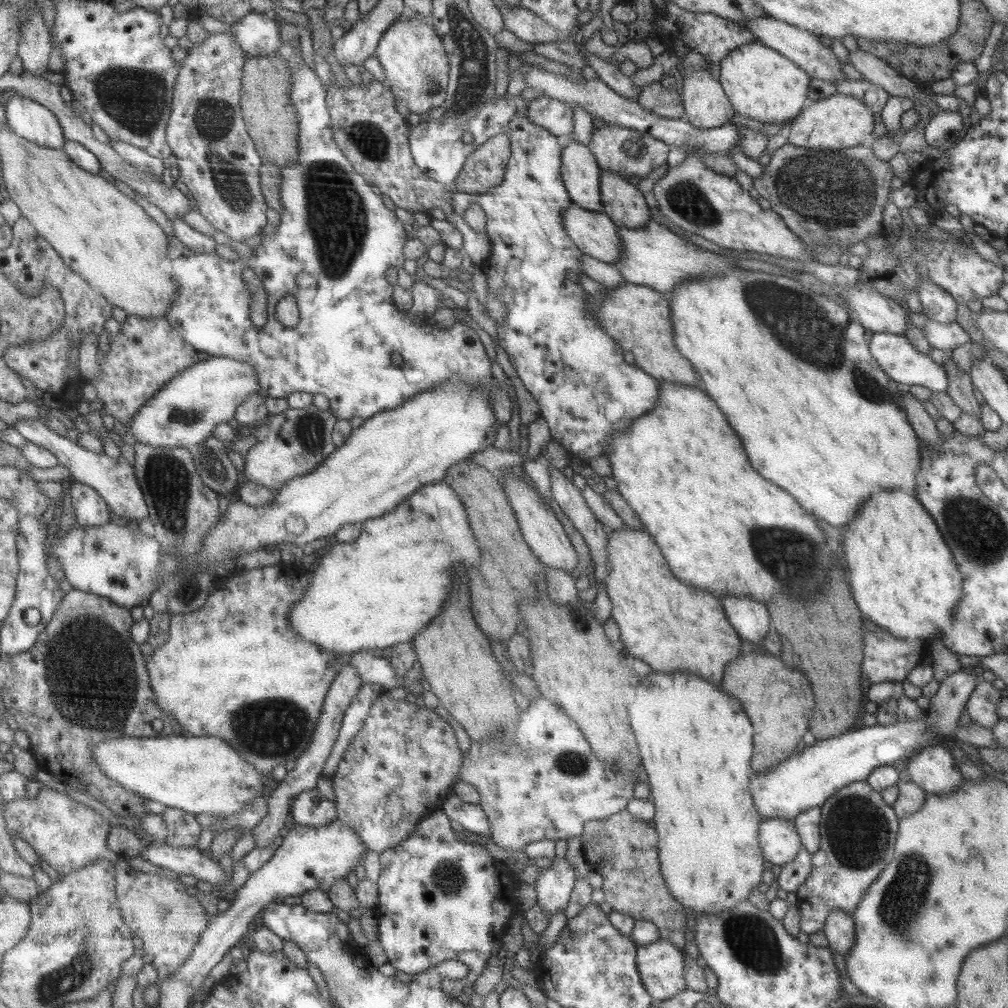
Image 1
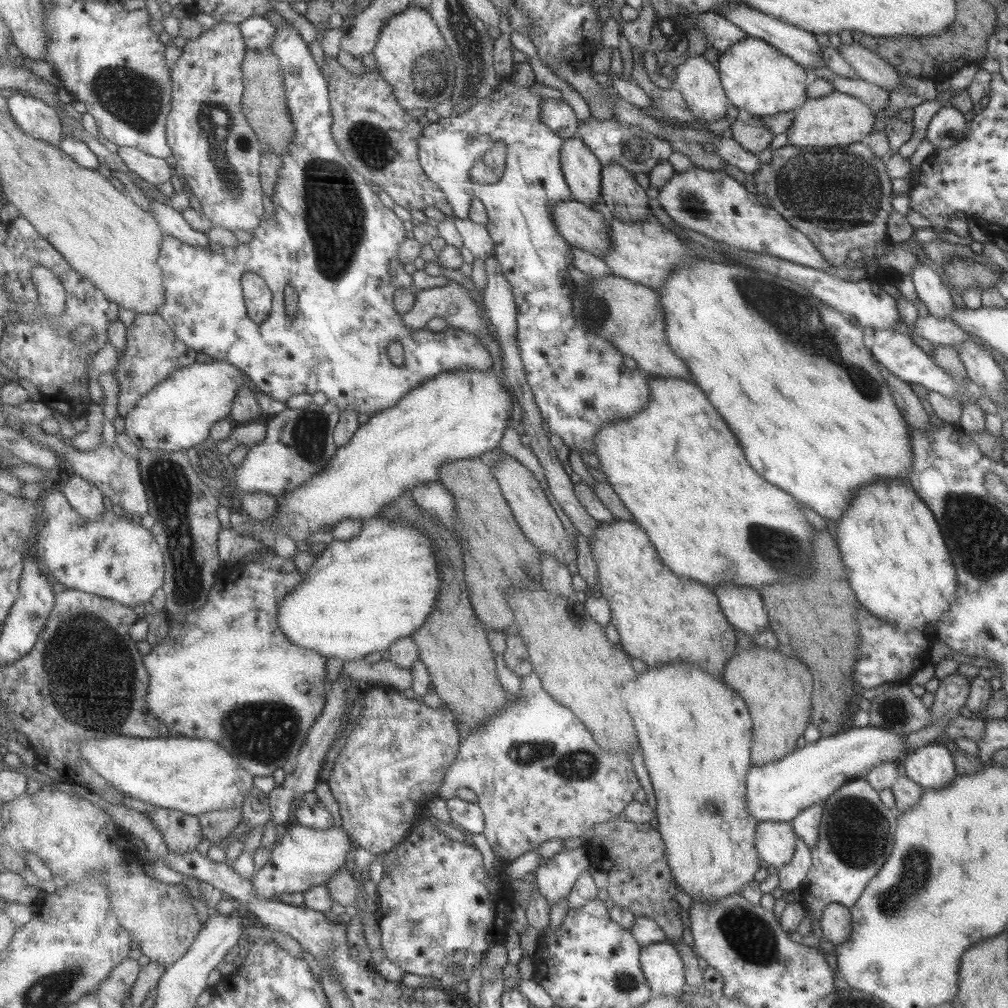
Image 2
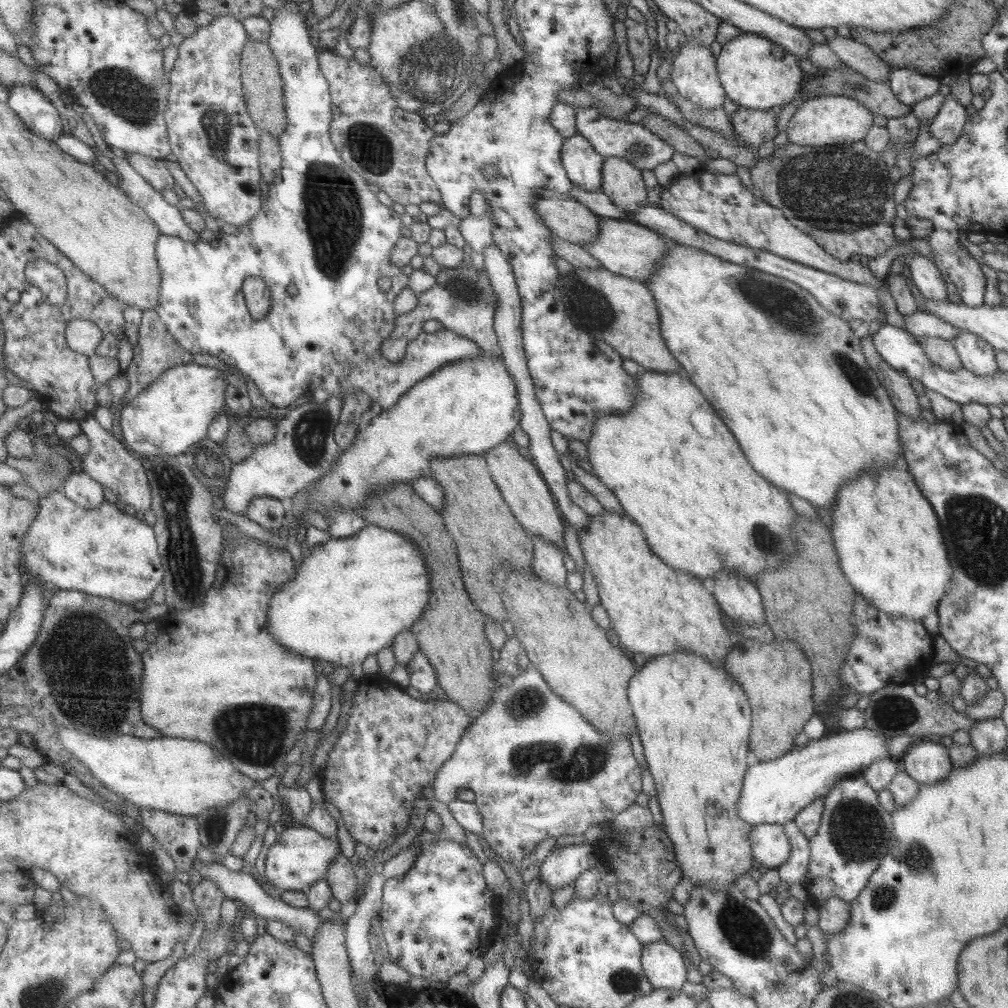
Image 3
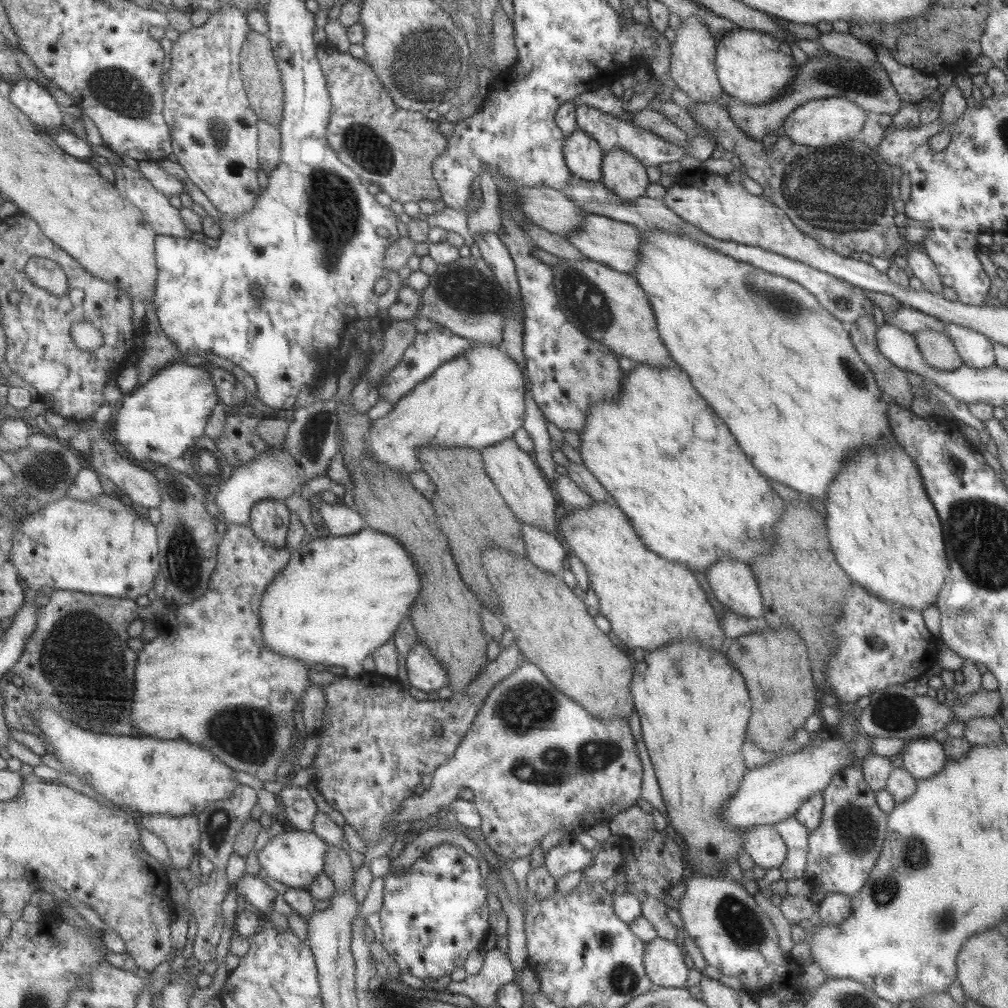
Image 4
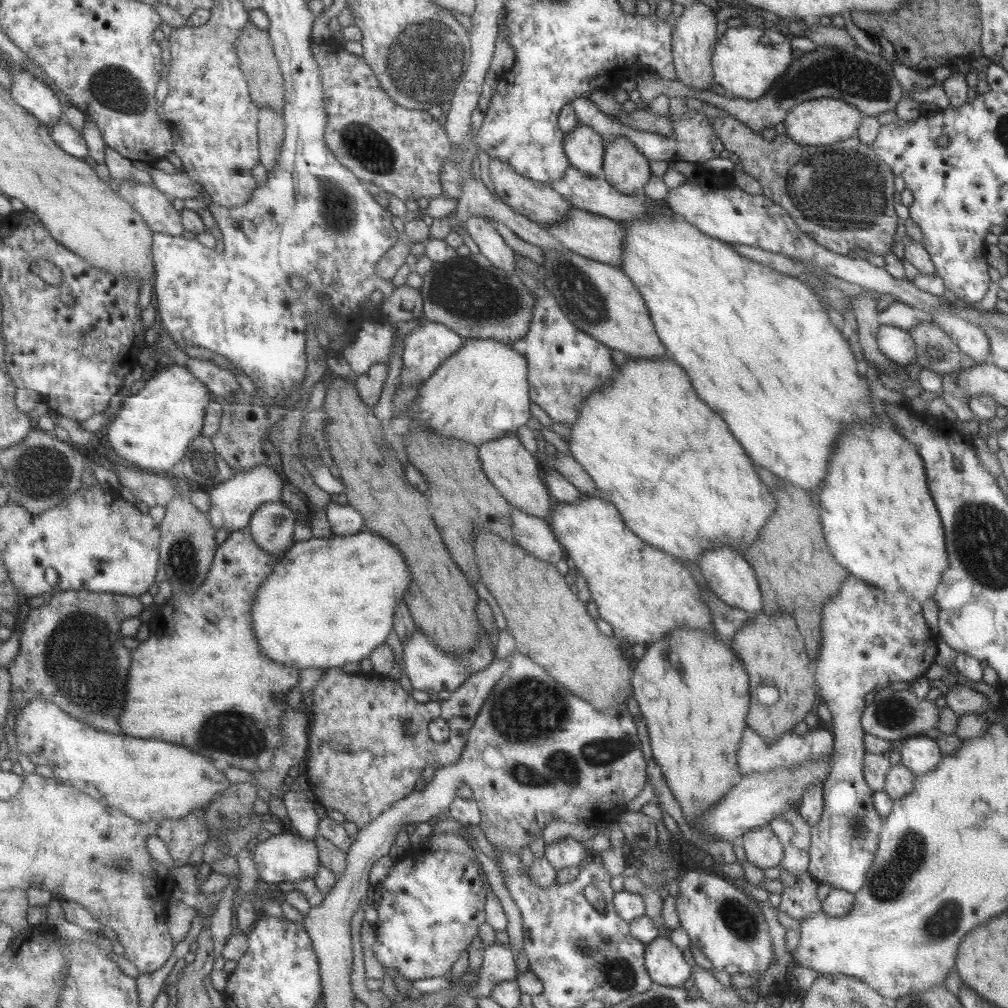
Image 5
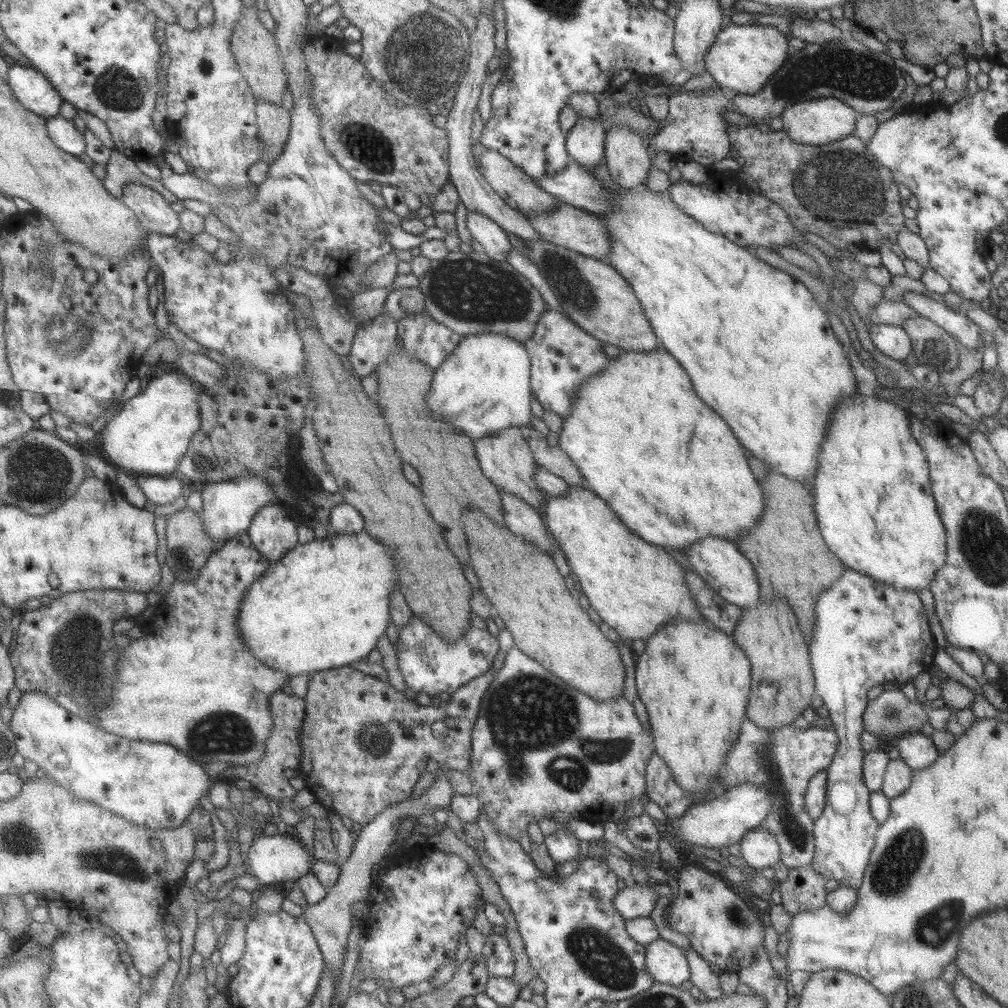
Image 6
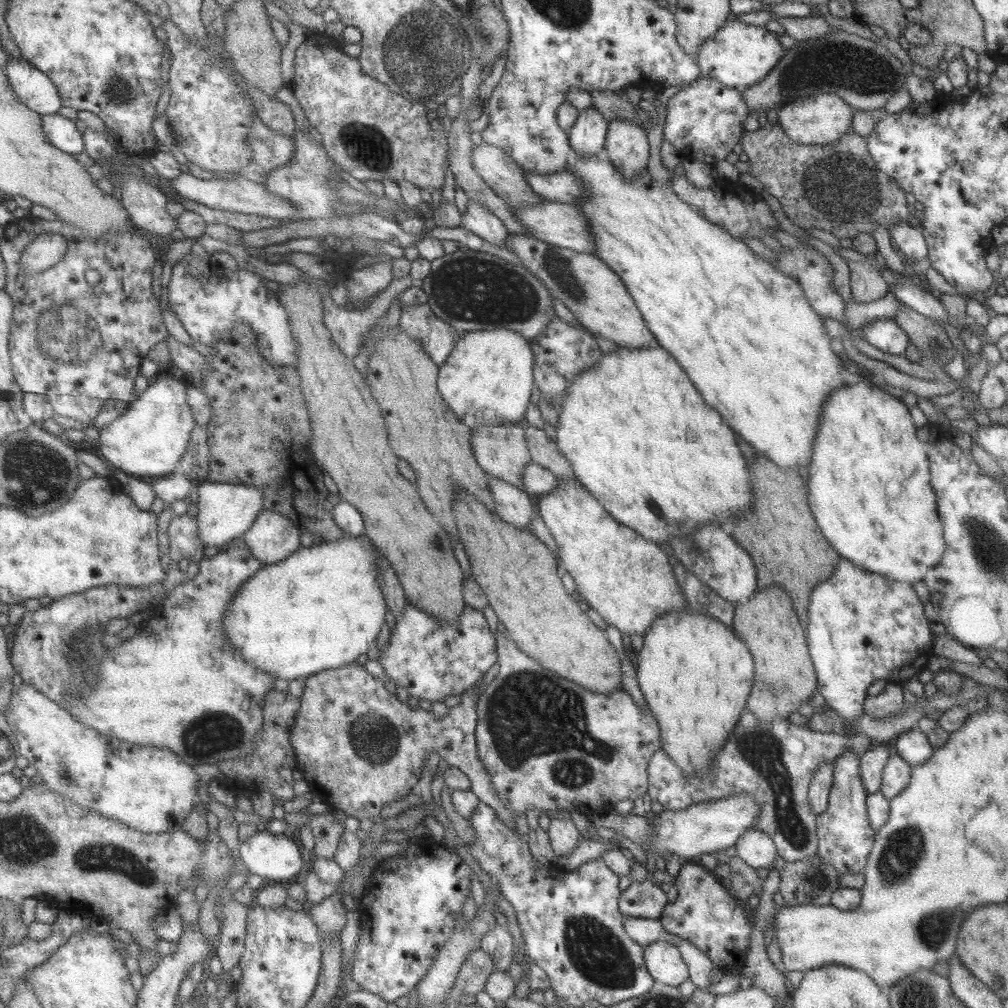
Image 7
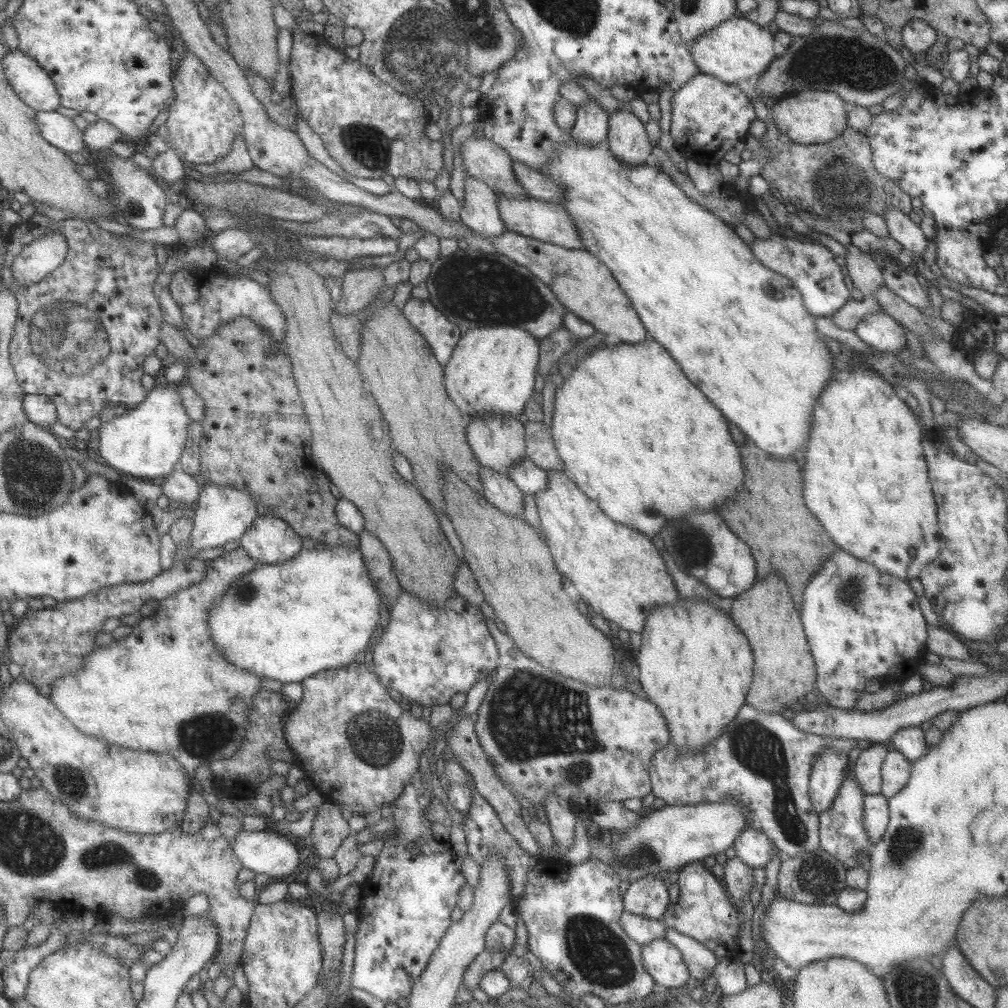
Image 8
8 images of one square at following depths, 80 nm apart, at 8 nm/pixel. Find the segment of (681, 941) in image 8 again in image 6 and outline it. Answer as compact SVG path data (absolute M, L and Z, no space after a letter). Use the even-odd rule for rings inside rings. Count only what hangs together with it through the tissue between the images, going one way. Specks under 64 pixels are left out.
M693 949L684 951L692 986L696 986L707 1000L719 1000L724 996L718 984L718 977L710 970L709 964Z

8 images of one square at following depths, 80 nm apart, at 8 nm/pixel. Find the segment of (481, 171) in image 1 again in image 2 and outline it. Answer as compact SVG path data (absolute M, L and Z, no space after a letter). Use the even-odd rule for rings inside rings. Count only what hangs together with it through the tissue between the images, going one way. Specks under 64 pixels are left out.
M495 141L488 149L483 156L474 160L467 172L467 178L475 185L493 184L504 171L504 142Z

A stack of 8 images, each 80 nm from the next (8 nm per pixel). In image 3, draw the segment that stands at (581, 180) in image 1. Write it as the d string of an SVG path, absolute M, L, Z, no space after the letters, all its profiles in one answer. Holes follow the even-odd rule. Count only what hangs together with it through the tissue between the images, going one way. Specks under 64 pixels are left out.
M579 133L563 139L561 164L572 186L587 192L600 189L603 157Z

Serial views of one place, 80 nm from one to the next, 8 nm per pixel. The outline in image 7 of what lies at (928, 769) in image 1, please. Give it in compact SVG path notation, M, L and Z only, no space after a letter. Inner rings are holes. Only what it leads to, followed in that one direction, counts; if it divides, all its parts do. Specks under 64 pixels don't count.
M911 728L897 735L895 740L896 754L912 767L923 764L931 758L933 747L929 744L926 734L917 728Z

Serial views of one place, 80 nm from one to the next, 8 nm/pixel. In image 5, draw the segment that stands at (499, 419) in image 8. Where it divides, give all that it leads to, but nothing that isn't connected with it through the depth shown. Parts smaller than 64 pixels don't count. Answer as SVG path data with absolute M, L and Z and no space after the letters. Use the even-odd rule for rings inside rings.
M507 433L506 436L495 438L478 446L478 459L482 471L499 495L503 496L512 508L518 508L525 514L545 520L549 524L554 501L547 492L547 486L541 480L539 466L537 466L539 460L535 454L523 448L516 436L516 433Z

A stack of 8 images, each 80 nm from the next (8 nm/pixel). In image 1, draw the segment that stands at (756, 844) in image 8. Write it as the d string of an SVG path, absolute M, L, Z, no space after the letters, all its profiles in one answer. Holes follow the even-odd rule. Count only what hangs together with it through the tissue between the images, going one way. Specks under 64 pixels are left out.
M762 818L757 838L764 861L779 867L791 863L802 848L792 819Z

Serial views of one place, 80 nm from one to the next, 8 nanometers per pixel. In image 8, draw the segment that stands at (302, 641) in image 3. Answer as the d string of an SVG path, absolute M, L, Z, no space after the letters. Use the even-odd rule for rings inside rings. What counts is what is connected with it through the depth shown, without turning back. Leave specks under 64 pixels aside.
M347 545L327 546L324 550L302 549L294 556L293 559L286 560L282 563L273 563L259 565L249 574L244 574L235 582L231 582L226 595L214 604L211 609L211 632L213 639L218 644L220 651L236 665L247 669L249 672L255 673L263 678L272 678L279 680L281 683L298 682L300 683L307 677L317 675L319 671L326 671L331 668L341 668L353 662L355 654L365 650L370 640L373 638L375 626L379 620L379 610L383 598L375 592L371 577L369 576L367 567L363 562L362 552L360 548Z

